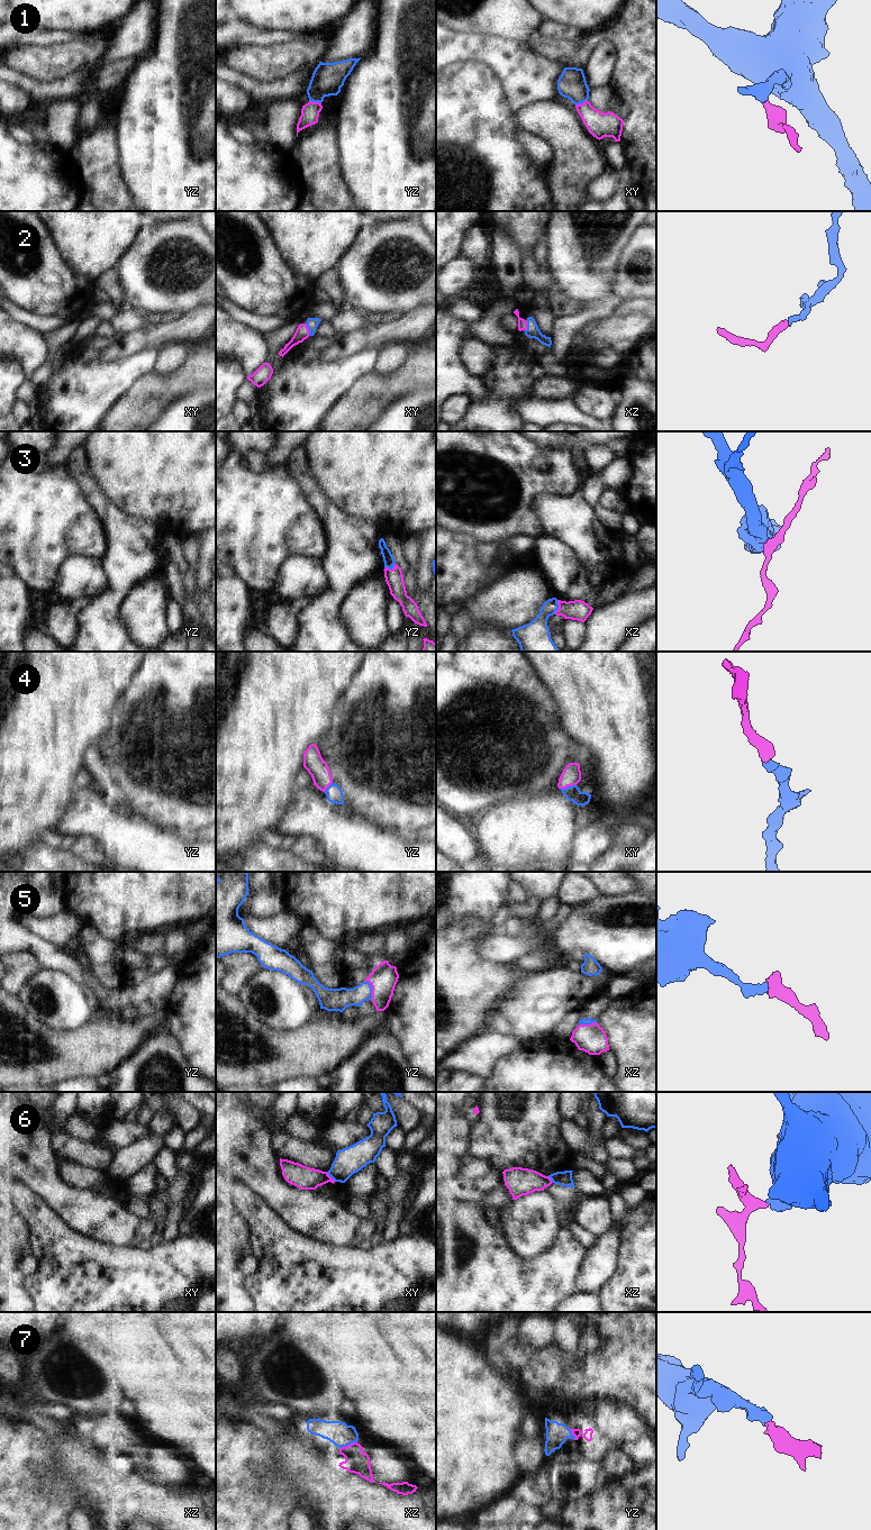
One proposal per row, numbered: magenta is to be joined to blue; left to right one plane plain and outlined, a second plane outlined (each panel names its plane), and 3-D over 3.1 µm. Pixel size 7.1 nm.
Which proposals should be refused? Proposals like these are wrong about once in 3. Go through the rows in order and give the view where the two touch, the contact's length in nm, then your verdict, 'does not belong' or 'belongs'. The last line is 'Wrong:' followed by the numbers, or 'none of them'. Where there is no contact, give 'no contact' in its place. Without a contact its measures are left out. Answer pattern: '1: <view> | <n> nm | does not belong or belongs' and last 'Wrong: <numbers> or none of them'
1: yz | 90 nm | belongs
2: xy | 90 nm | belongs
3: xz | 110 nm | belongs
4: xy | 120 nm | belongs
5: yz | 150 nm | belongs
6: xy | 100 nm | does not belong
7: xz | 140 nm | belongs
Wrong: 6

